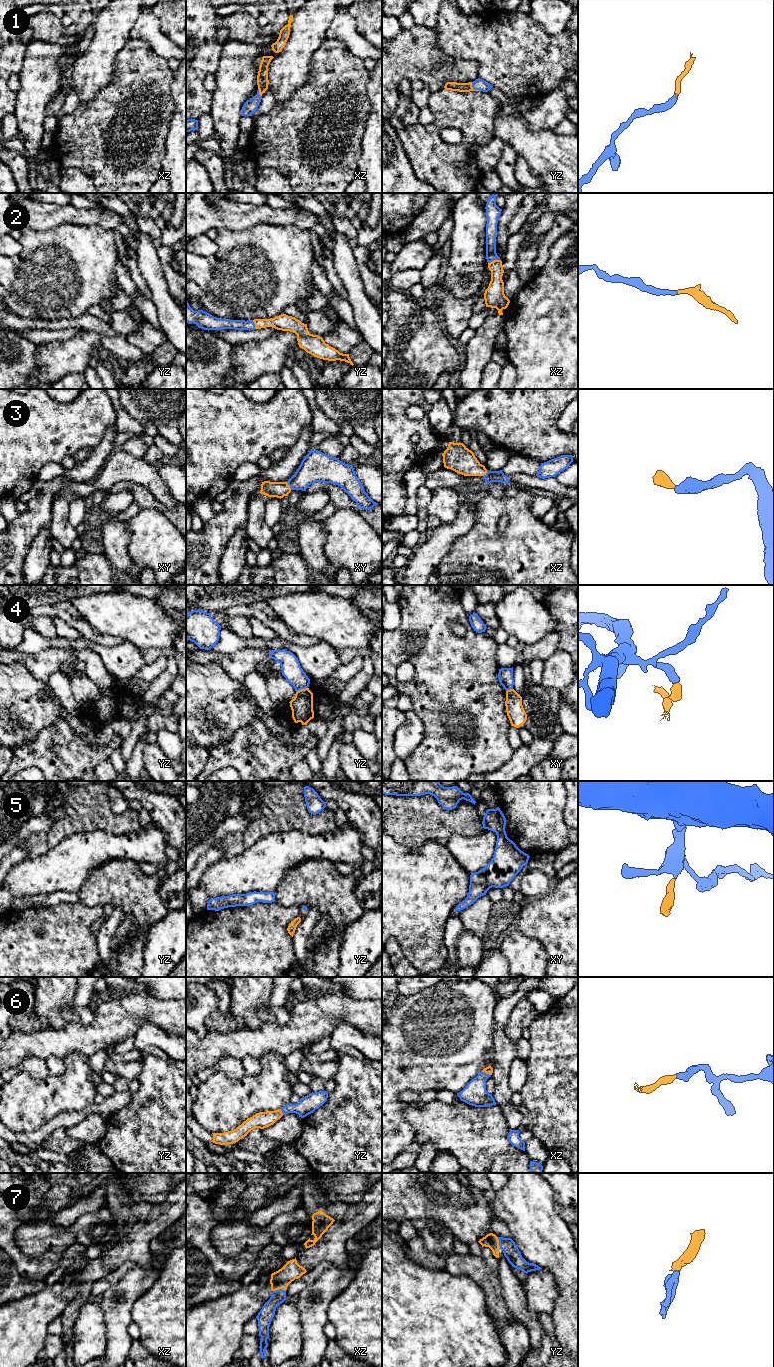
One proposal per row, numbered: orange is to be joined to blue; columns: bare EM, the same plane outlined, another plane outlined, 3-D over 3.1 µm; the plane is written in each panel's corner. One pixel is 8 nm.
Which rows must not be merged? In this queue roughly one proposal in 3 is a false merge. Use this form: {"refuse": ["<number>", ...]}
{"refuse": ["4"]}

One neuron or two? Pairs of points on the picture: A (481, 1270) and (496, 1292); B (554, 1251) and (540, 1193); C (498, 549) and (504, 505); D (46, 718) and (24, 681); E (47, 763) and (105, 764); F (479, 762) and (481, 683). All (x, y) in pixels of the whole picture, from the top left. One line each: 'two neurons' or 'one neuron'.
A: one neuron
B: one neuron
C: one neuron
D: one neuron
E: two neurons
F: one neuron

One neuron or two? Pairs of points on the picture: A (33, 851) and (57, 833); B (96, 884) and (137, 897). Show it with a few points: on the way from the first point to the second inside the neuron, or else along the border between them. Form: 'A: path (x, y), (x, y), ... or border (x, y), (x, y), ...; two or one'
A: border (46, 833), (50, 847); two
B: path (106, 884), (123, 884), (127, 887); one

